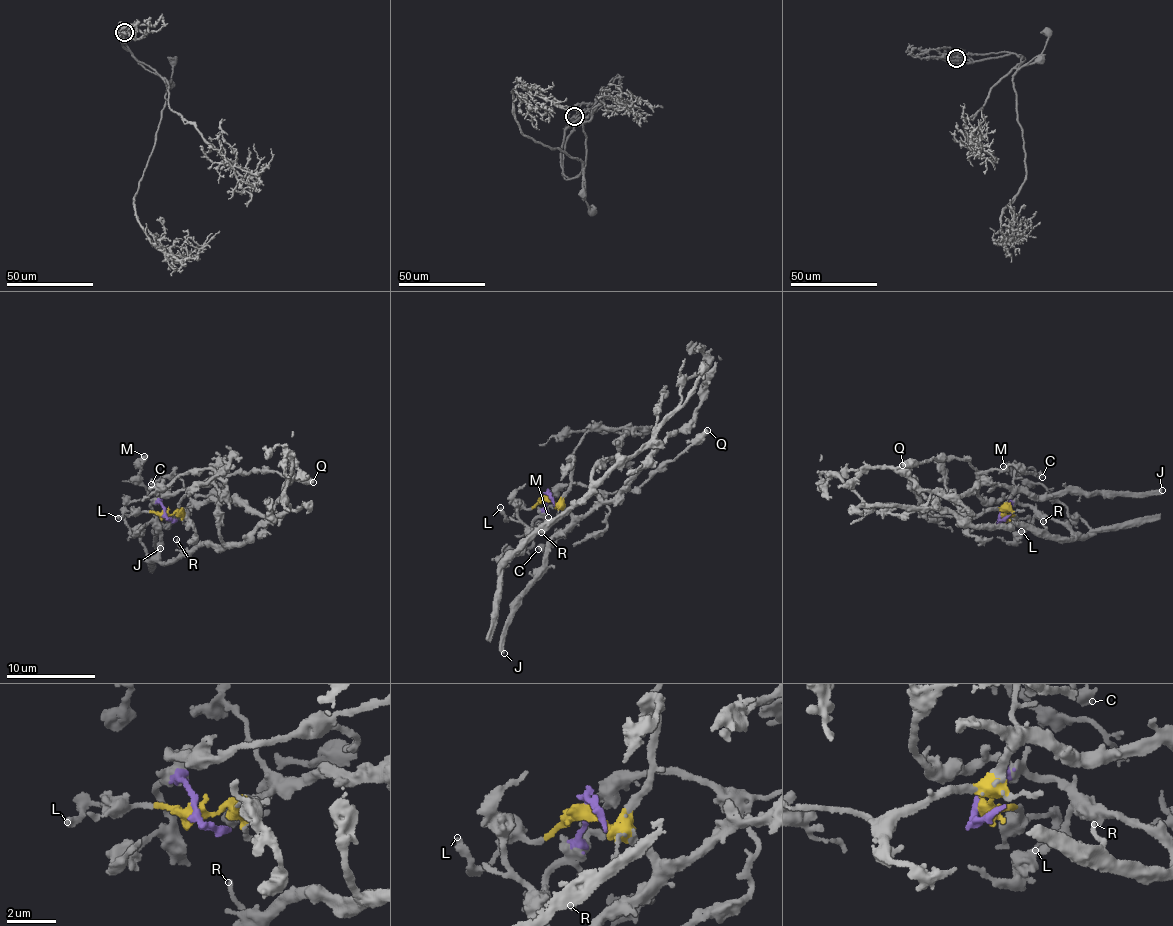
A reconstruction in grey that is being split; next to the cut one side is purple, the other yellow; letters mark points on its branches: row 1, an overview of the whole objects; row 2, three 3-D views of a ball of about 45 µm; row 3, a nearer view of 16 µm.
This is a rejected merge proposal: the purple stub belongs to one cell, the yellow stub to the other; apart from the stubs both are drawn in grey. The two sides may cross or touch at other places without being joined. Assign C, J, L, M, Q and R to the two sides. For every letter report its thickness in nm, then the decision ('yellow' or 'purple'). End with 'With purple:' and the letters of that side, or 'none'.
C: calibre 480 nm; yellow
J: calibre 320 nm; yellow
L: calibre 240 nm; yellow
M: calibre 500 nm; purple
Q: calibre 420 nm; purple
R: calibre 150 nm; purple
With purple: M, Q, R

